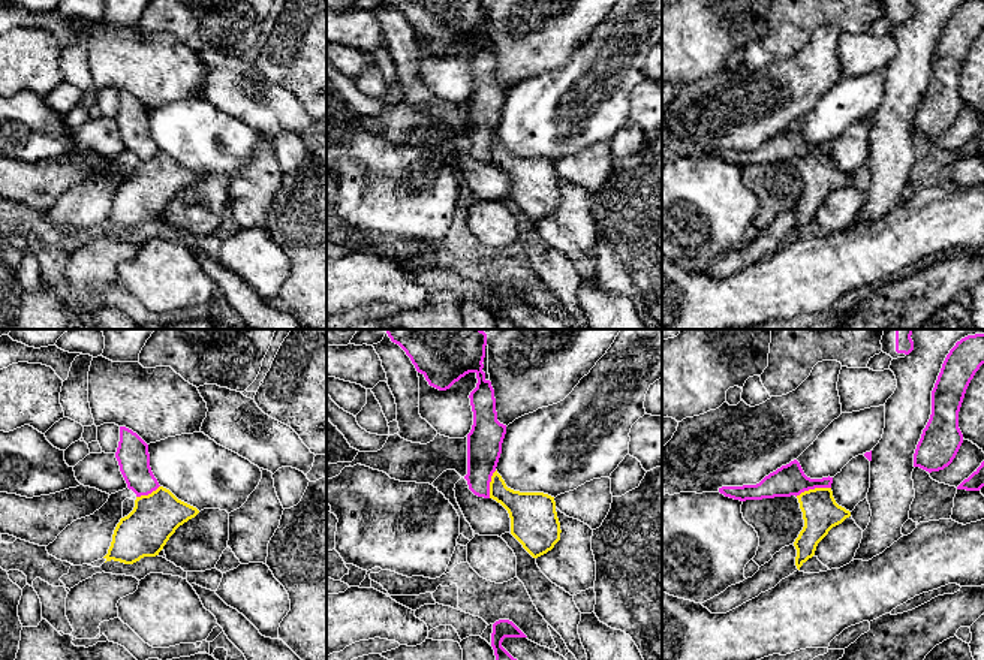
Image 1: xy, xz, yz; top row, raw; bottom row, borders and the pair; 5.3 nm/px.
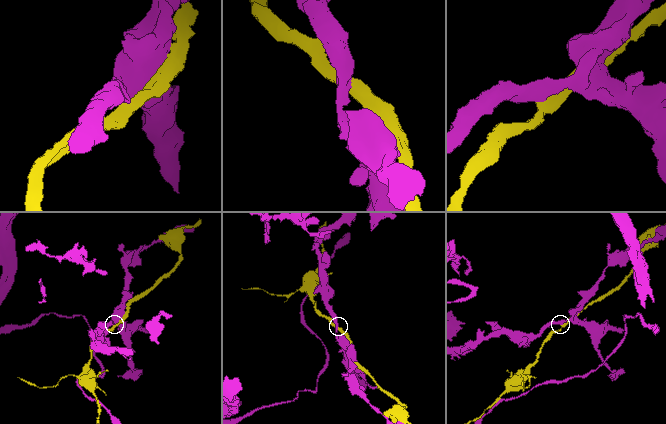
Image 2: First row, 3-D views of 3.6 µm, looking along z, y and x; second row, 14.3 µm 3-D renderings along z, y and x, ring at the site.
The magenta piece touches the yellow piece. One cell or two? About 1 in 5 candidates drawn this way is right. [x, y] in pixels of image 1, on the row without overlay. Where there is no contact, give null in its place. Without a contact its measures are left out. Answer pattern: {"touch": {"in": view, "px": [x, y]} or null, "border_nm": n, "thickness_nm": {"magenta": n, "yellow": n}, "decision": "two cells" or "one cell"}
{"touch": {"in": "yz", "px": [812, 153]}, "border_nm": 200, "thickness_nm": {"magenta": 170, "yellow": 200}, "decision": "two cells"}

